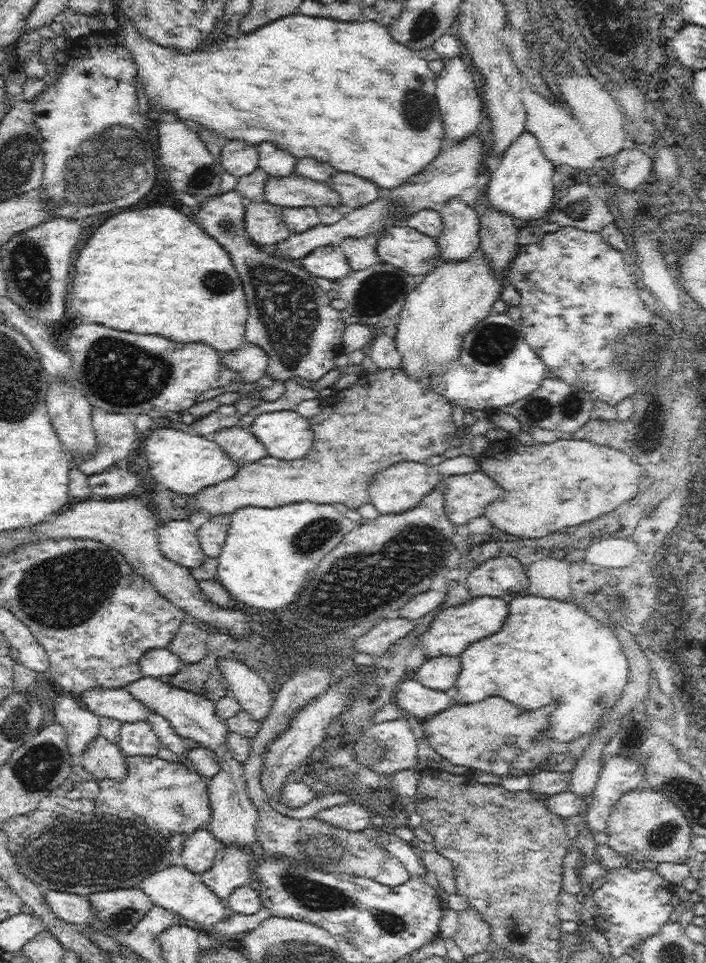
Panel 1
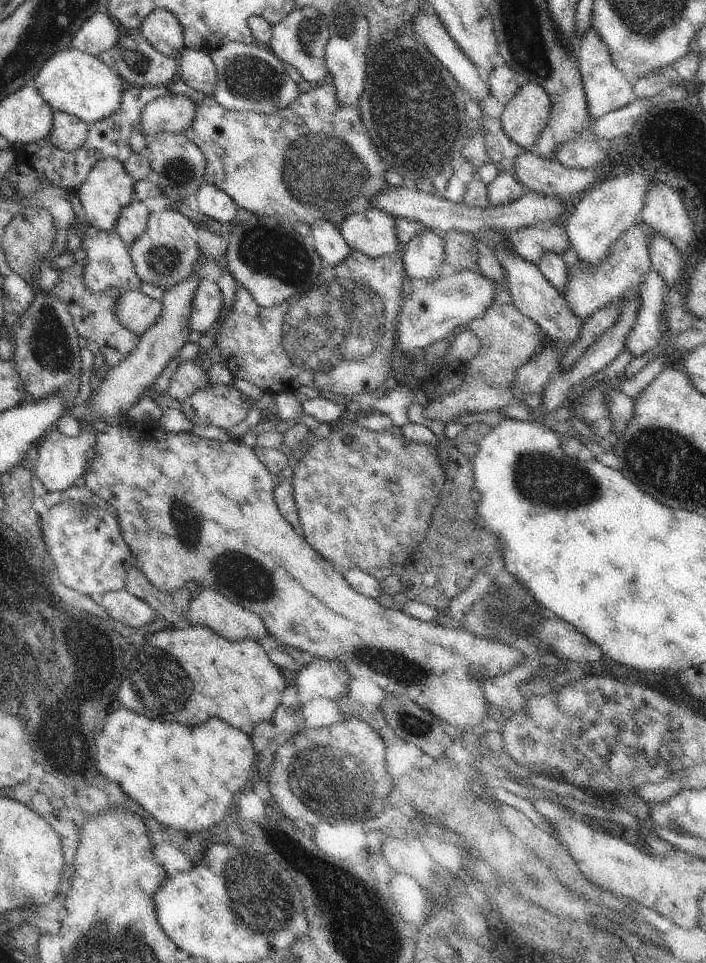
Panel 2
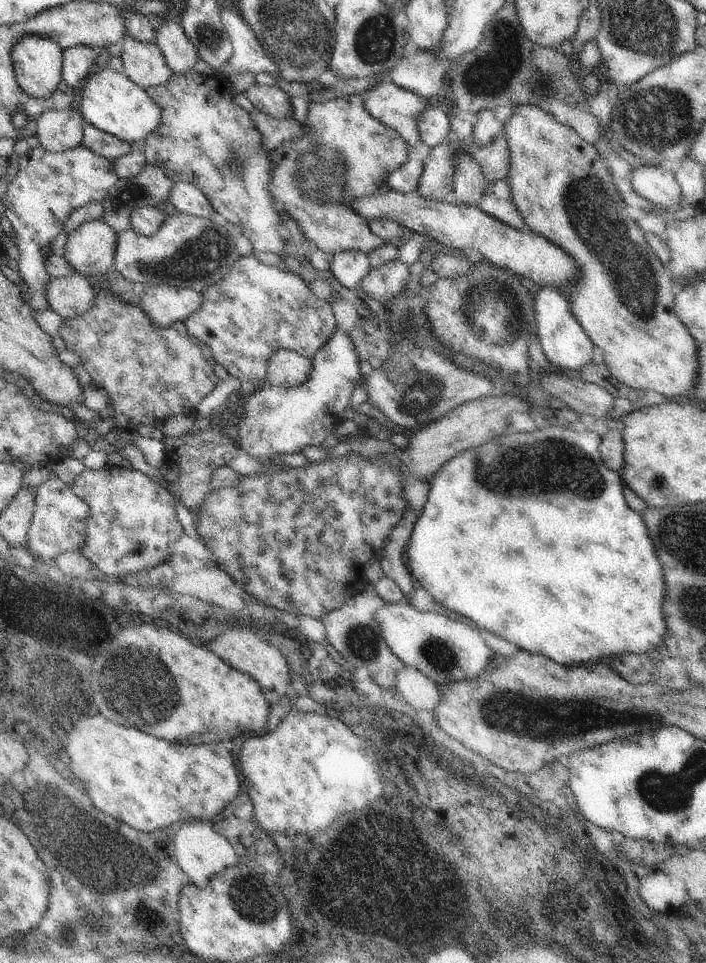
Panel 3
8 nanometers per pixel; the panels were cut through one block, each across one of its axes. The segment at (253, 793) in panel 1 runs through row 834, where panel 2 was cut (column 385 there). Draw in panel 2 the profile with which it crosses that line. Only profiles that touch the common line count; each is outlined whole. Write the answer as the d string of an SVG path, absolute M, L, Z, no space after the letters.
M352 251L344 262L335 267L326 266L317 278L316 287L304 294L293 294L280 305L275 307L261 307L248 290L238 285L237 299L222 328L219 328L215 344L219 348L224 363L228 365L234 379L247 380L256 386L309 386L313 389L332 390L334 394L366 395L376 394L383 382L388 378L392 367L392 353L395 352L397 317L401 310L403 282L403 260L398 251L381 257L370 258L363 252Z

